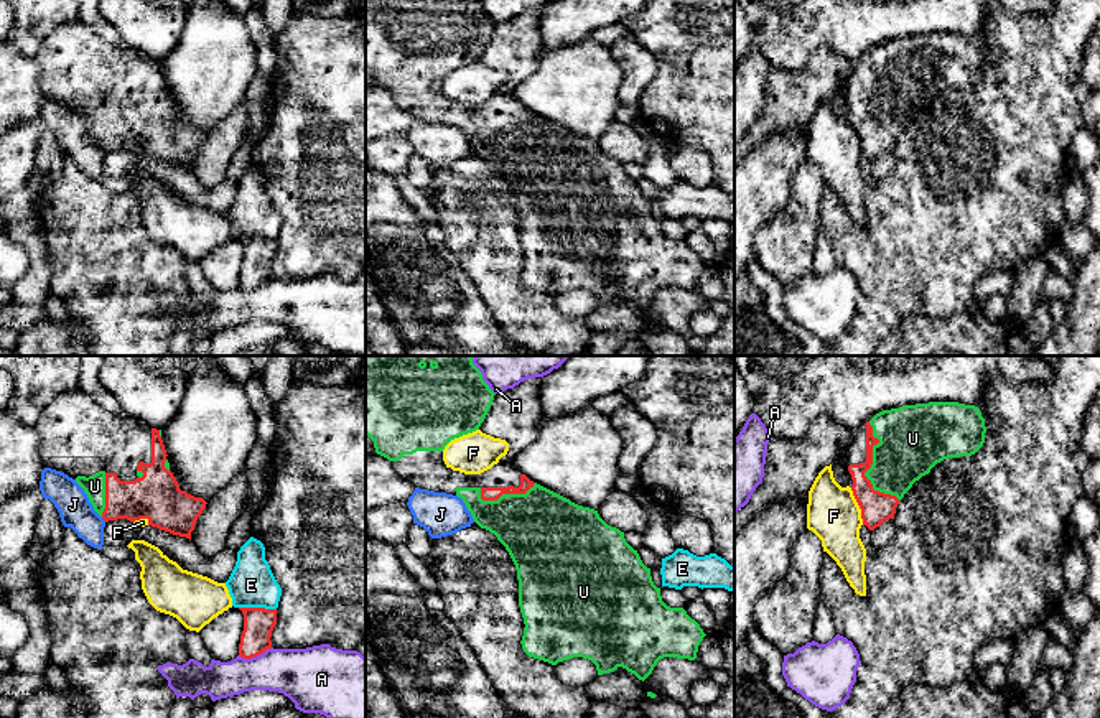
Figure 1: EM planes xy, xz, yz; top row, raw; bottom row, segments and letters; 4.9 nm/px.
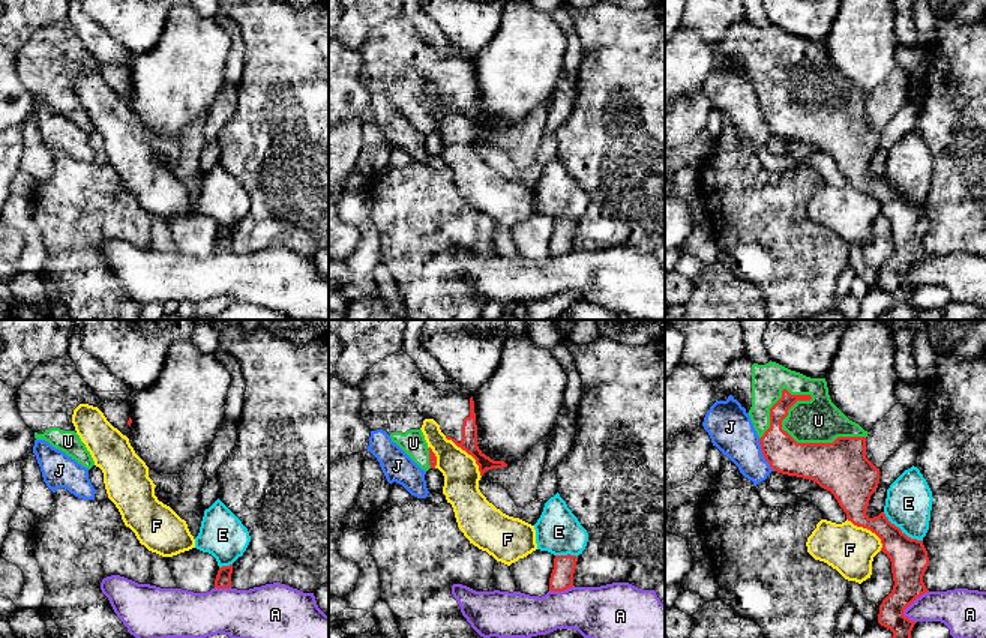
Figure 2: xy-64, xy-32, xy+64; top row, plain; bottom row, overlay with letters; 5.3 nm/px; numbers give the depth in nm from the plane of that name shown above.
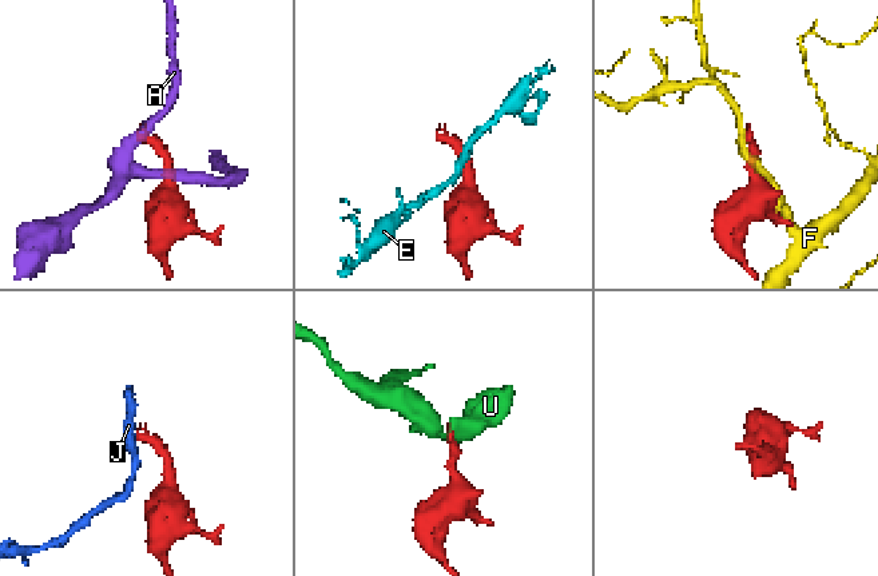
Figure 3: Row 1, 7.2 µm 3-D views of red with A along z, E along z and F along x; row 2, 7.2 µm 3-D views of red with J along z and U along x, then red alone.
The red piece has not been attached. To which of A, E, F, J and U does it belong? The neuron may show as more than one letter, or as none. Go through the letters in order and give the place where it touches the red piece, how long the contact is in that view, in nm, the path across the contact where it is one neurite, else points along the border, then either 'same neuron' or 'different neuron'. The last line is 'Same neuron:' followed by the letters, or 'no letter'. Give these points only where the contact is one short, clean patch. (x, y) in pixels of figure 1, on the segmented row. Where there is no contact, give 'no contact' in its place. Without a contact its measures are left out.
A: contact xy (256, 656); length 170 nm; border xy (272, 648), (251, 657), (239, 656); different neuron
E: contact xy (257, 608); length 180 nm; different neuron
F: contact yz (858, 504); length 200 nm; different neuron
J: contact xy (104, 519); length 40 nm; border xy (101, 517), (106, 521); different neuron
U: contact yz (870, 466); length 420 nm; same neuron
Same neuron: U

